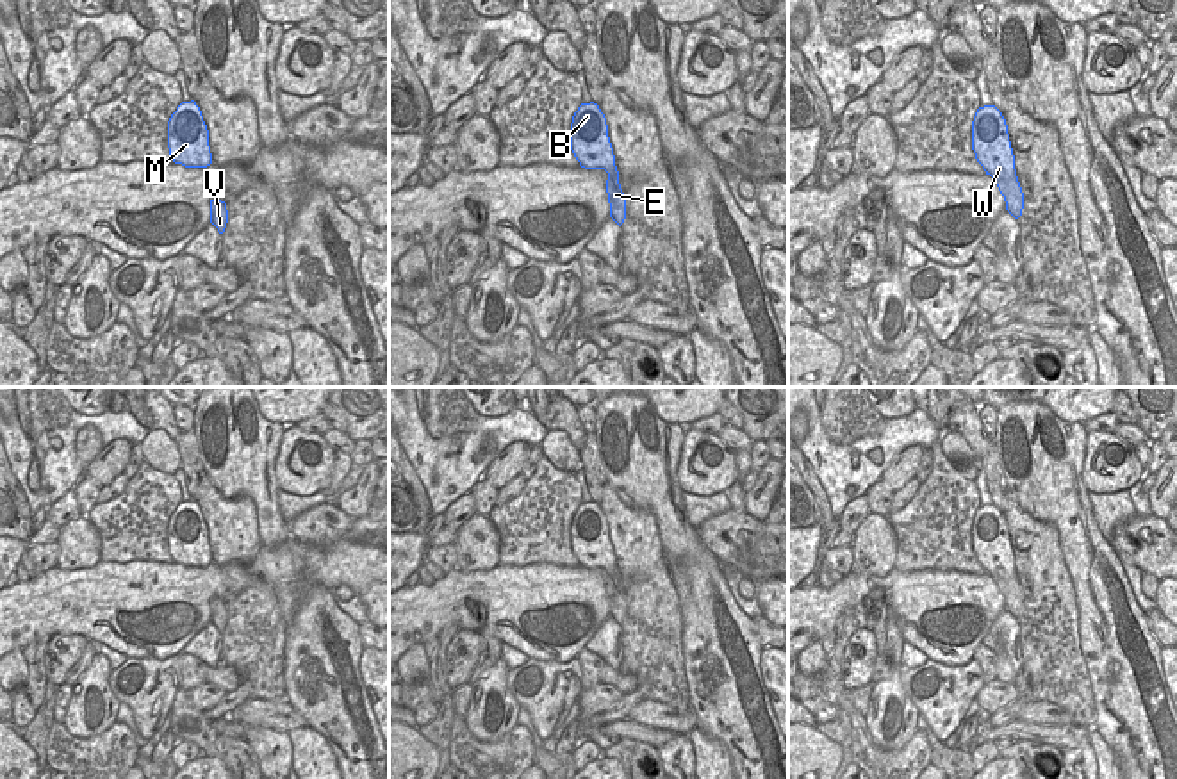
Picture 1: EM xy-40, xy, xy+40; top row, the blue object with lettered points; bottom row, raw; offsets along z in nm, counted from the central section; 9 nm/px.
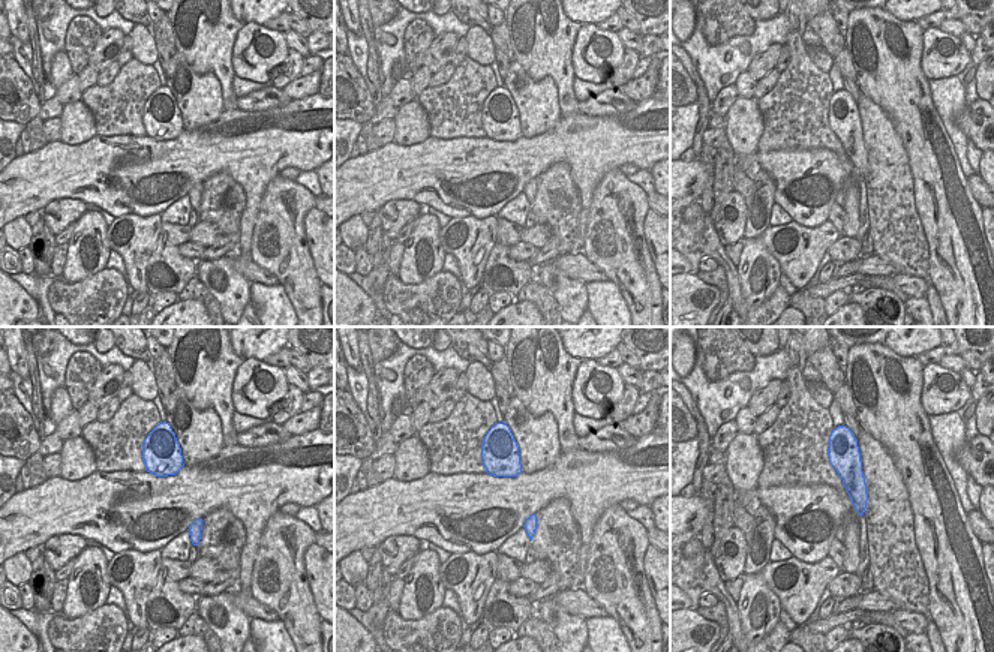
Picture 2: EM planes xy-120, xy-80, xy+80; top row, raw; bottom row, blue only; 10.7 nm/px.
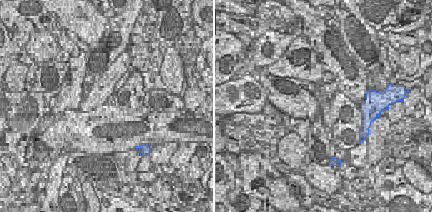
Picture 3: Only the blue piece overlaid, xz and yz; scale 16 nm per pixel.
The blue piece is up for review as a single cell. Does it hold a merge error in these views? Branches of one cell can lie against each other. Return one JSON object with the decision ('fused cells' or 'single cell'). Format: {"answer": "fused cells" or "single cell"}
{"answer": "single cell"}

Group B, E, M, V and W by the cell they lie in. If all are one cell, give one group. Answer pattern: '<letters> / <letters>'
B E M V W

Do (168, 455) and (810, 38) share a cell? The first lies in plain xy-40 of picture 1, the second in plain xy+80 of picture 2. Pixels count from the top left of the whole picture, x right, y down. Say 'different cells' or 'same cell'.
same cell

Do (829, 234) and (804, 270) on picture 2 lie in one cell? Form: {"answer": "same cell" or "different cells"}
{"answer": "same cell"}

